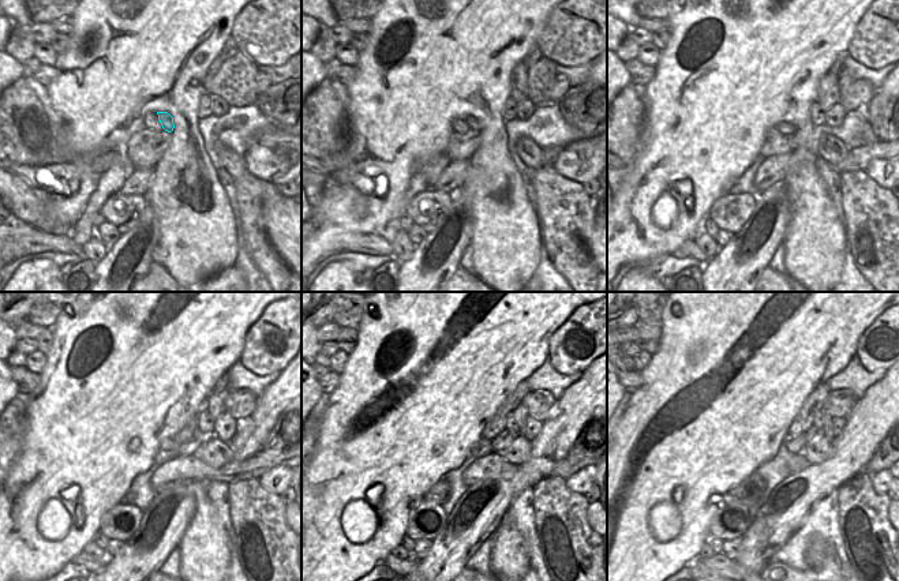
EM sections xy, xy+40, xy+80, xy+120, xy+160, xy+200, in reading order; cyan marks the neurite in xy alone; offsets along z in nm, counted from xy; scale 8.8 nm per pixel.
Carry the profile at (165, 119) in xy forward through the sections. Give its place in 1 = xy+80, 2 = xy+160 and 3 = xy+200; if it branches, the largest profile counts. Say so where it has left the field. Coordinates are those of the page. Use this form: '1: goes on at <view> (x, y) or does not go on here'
1: goes on at xy+80 (786, 128)
2: goes on at xy+160 (497, 424)
3: goes on at xy+200 (804, 420)

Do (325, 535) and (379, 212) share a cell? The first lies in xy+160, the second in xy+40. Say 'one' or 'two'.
one

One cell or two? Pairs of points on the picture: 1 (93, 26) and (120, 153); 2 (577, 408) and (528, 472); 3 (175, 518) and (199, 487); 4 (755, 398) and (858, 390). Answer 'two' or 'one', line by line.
1: two
2: one
3: two
4: two

